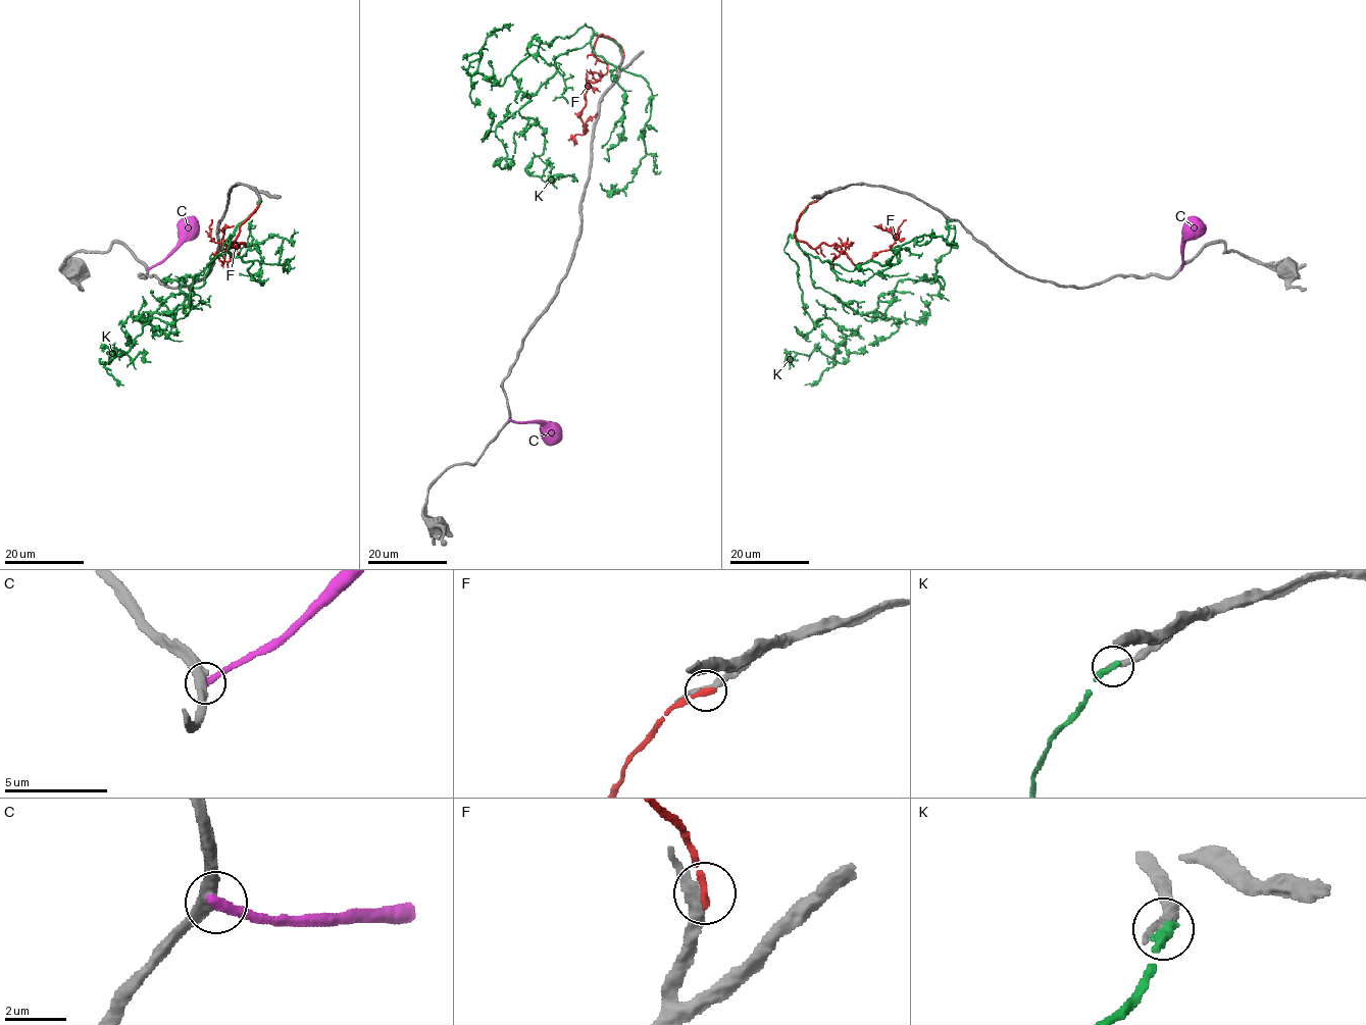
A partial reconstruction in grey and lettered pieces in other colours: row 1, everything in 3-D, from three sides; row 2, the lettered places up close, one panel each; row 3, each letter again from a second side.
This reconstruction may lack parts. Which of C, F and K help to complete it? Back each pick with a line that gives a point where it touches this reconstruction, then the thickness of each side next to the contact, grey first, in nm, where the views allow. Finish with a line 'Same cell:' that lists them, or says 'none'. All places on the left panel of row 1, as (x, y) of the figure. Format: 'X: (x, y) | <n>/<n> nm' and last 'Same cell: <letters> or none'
Same cell: none

